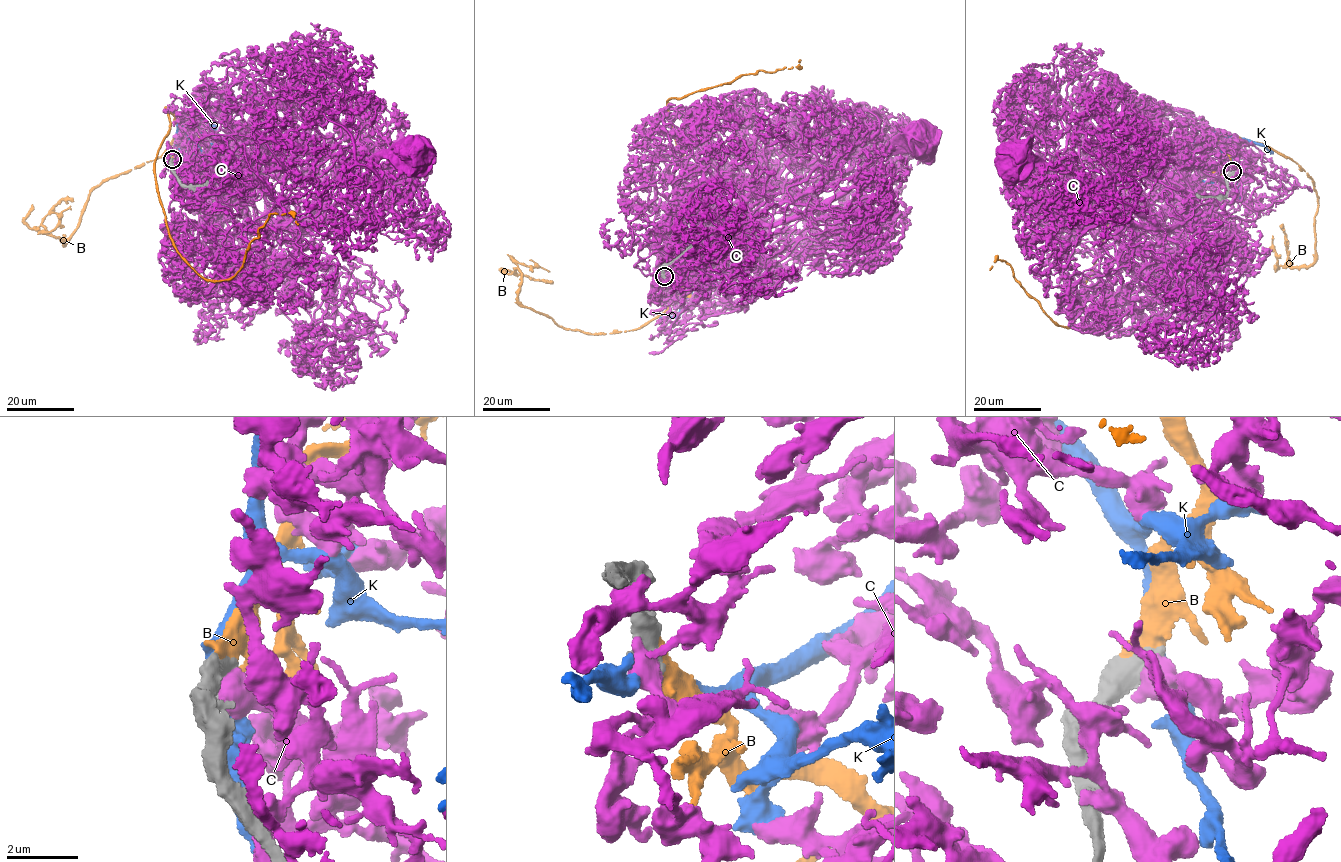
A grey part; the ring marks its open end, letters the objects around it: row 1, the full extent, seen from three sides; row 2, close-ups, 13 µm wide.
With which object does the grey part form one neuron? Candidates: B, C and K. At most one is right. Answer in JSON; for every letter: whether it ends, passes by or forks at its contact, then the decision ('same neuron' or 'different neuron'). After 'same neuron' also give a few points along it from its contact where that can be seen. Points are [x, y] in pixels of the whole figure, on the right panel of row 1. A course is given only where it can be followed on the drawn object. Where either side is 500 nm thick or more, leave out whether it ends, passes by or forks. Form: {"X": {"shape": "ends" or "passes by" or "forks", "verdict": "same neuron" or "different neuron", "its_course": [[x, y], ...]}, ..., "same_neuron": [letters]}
{"B": {"verdict": "same neuron", "its_course": [[1232, 171], [1240, 138], [1152, 147], [1119, 198], [1073, 326], [1048, 316], [1006, 261], [996, 258], [990, 270]]}, "C": {"verdict": "different neuron"}, "K": {"verdict": "different neuron"}, "same_neuron": ["B"]}

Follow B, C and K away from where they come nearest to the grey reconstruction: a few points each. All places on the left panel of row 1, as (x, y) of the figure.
B: (172, 159), (189, 132), (166, 107), (156, 187), (177, 253), (205, 278), (233, 278), (271, 213), (298, 225)
C: (172, 160), (211, 199), (216, 193), (240, 194), (279, 230), (298, 232), (344, 217), (384, 154), (413, 150)
K: (172, 160), (177, 125), (190, 112), (199, 118), (201, 140), (206, 145), (212, 144)

